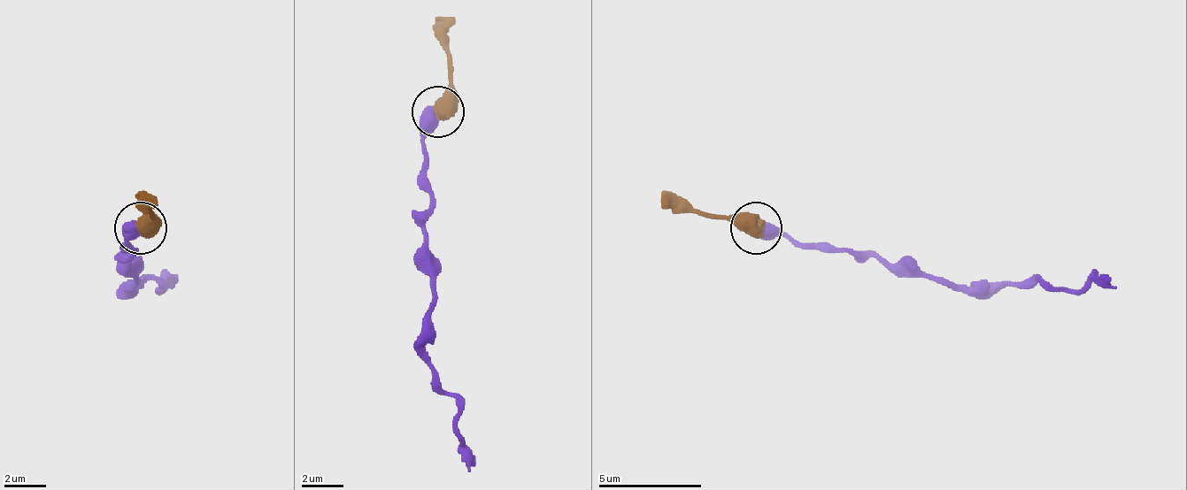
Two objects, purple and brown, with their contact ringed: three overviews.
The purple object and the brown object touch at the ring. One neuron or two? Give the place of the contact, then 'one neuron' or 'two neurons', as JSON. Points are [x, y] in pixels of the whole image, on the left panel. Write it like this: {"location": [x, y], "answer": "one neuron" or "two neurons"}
{"location": [141, 227], "answer": "two neurons"}

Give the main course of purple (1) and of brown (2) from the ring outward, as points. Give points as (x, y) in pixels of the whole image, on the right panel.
1: (757, 226), (783, 237), (876, 252), (938, 279), (1005, 283), (1042, 279), (1052, 288), (1104, 283), (1114, 288)
2: (757, 226), (684, 210), (664, 190)

